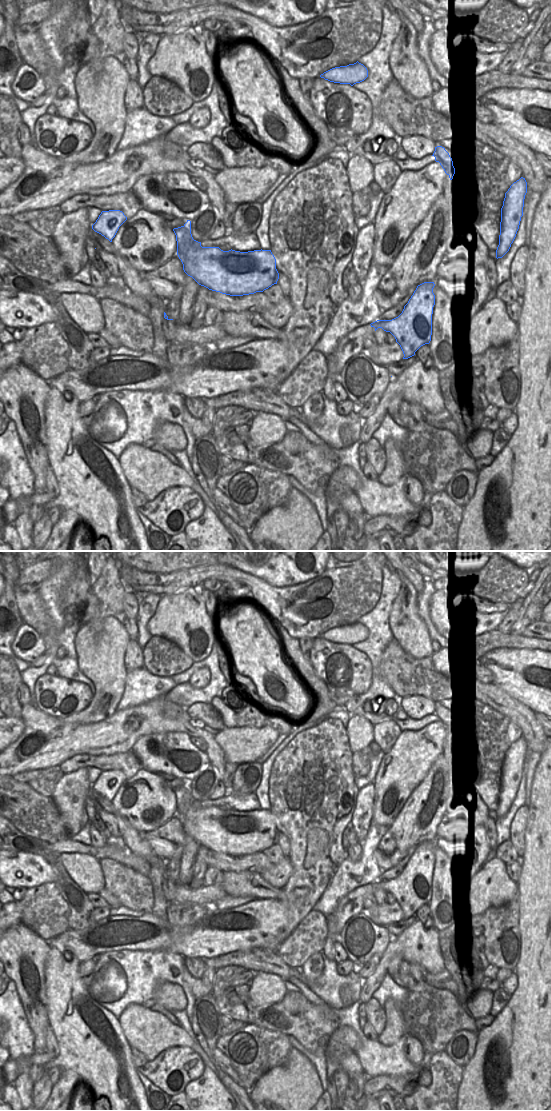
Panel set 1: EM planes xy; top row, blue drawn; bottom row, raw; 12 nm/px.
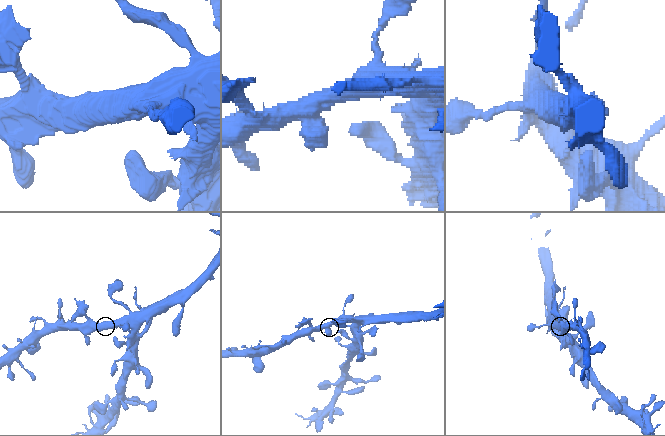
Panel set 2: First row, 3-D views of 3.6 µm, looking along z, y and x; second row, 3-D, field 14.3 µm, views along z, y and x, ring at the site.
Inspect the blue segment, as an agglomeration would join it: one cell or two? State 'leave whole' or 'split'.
split

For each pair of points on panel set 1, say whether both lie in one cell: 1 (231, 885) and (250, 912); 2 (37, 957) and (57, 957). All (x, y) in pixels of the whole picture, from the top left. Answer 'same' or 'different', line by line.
1: different
2: different

